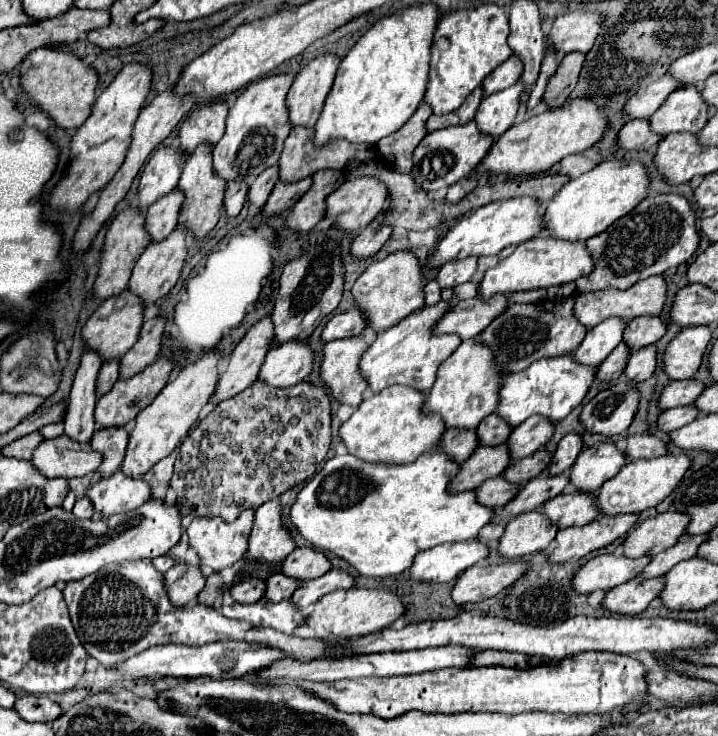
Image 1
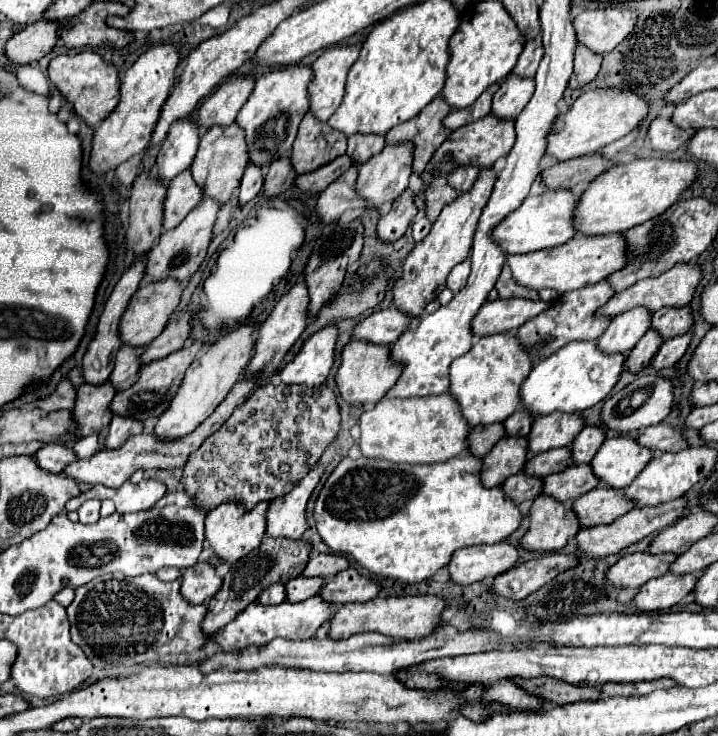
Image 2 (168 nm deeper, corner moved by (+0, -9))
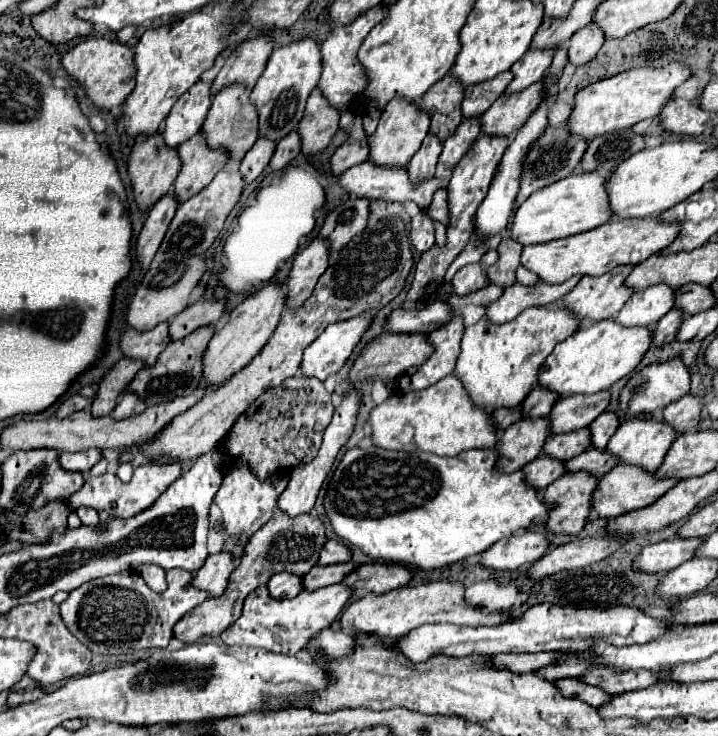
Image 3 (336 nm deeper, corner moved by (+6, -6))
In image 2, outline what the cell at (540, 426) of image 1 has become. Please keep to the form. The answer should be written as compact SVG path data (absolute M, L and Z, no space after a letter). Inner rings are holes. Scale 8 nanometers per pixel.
M558 411L554 415L544 415L542 419L534 421L532 431L528 435L530 453L536 455L554 447L570 445L582 429L582 415L558 415Z

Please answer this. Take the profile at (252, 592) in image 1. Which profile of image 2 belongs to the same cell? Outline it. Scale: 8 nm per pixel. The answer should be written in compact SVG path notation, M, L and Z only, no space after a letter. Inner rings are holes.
M274 583L258 597L258 601L262 605L280 605L286 601L286 587L282 583Z

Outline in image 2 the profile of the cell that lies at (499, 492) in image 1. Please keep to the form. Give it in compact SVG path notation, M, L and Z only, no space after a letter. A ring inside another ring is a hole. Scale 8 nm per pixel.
M520 471L508 477L502 487L504 487L504 493L514 499L514 503L522 503L522 501L534 501L542 493L542 485L544 481L540 477L532 477Z

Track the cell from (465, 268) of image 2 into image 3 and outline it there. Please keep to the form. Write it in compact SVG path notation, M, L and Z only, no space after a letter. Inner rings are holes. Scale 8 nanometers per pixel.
M466 264L452 278L452 288L458 296L476 292L478 288L482 288L486 284L488 284L488 276L480 264Z

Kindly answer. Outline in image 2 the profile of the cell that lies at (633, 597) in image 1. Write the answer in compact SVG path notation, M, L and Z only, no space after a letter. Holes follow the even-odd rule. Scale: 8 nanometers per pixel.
M666 573L662 577L650 579L640 587L640 593L634 597L634 603L640 611L666 611L678 605L688 593L694 591L694 583L698 577L690 575L674 575Z

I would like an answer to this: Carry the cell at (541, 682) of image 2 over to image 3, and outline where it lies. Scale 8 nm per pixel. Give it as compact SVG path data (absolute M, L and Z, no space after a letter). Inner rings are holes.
M579 681L576 687L576 695L572 698L578 698L578 700L584 700L586 704L590 706L600 706L604 704L604 700L610 700L610 694L604 692L602 688L596 688L596 686L588 686L588 684Z

